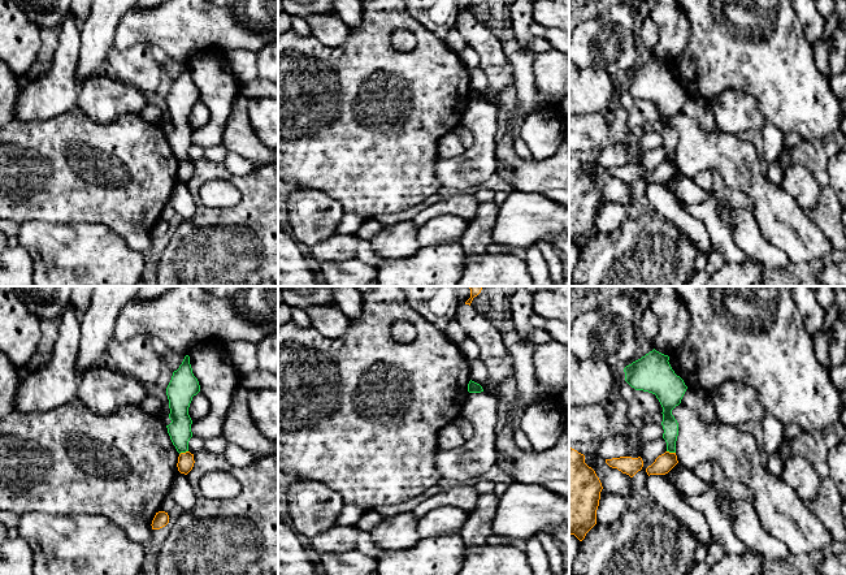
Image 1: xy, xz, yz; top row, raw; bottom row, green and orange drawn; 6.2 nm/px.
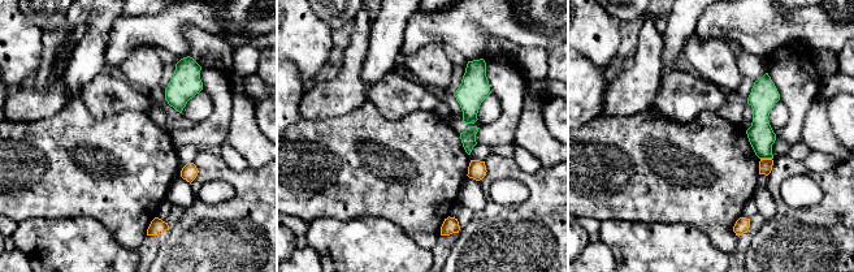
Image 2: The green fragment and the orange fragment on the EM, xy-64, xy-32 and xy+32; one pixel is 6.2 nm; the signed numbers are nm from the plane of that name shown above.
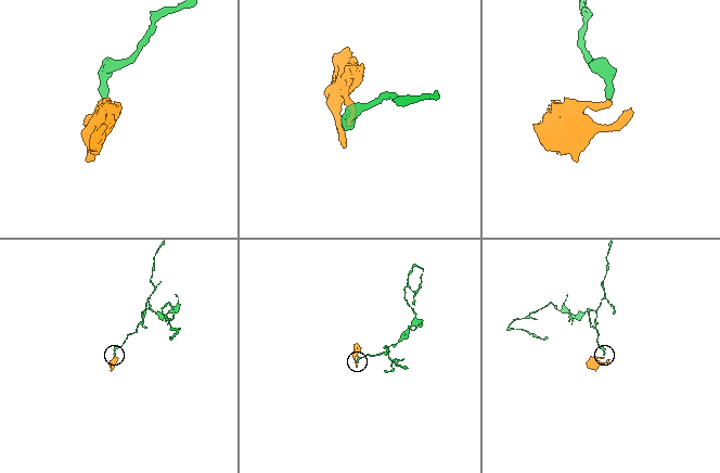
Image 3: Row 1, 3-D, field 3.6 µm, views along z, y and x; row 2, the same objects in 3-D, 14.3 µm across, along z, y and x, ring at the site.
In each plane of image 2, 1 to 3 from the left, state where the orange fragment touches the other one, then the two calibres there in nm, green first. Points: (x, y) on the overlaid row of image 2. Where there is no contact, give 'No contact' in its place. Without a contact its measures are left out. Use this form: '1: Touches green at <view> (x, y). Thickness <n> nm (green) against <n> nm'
1: No contact
2: No contact
3: Touches green at xy+32 (766, 158). Thickness 160 nm (green) against 80 nm

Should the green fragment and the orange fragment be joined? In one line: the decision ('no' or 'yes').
no

